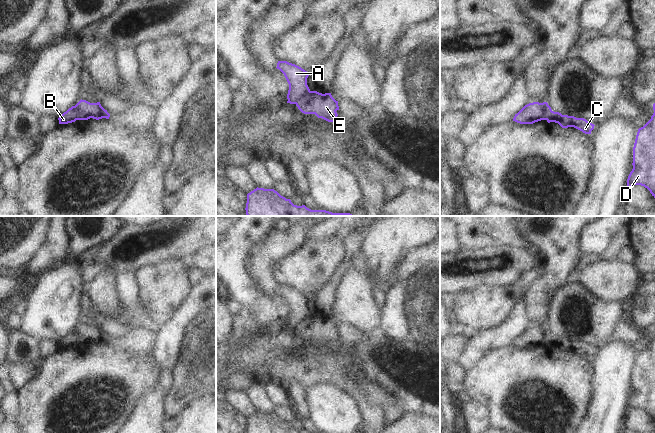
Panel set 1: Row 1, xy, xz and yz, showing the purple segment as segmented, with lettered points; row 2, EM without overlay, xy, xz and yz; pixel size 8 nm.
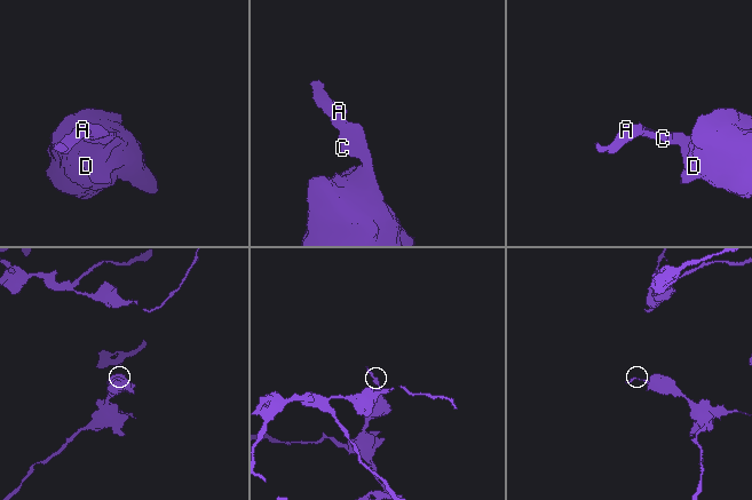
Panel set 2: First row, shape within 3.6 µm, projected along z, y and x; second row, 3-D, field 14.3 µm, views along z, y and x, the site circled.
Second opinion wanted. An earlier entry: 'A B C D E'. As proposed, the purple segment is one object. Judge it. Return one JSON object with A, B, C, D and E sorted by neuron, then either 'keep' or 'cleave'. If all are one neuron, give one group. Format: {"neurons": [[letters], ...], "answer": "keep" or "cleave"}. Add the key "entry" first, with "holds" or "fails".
{"entry": "fails", "neurons": [["A", "B"], ["C", "D", "E"]], "answer": "cleave"}

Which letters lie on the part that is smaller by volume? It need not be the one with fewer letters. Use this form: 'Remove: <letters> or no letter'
Remove: A, B

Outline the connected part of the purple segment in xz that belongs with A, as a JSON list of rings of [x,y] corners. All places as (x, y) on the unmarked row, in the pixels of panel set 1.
[[[278,285],[276,292],[284,298],[289,308],[287,327],[296,328],[310,316],[307,309],[310,298],[307,295],[287,285]]]

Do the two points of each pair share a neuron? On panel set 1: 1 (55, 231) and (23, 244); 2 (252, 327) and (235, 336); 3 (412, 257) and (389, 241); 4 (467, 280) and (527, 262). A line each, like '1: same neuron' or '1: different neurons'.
1: different neurons
2: same neuron
3: different neurons
4: same neuron

